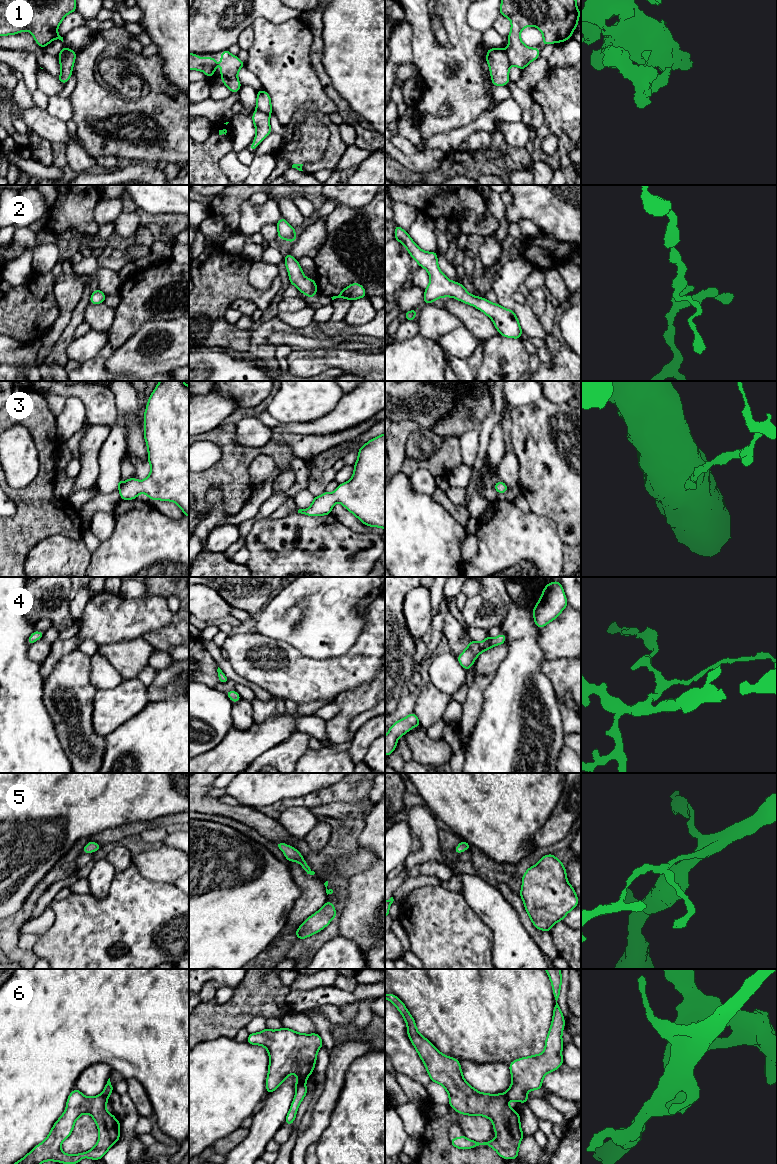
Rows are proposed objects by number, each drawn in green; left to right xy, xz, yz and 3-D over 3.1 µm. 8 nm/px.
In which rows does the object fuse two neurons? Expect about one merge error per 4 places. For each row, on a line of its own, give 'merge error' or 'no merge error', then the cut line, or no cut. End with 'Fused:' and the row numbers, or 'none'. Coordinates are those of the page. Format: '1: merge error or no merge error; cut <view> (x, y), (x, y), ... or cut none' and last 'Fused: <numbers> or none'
1: merge error; cut yz (505, 49), (508, 61), (511, 64)
2: no merge error; cut none
3: no merge error; cut none
4: no merge error; cut none
5: no merge error; cut none
6: merge error; cut xz (304, 1082), (296, 1088)
Fused: 1, 6

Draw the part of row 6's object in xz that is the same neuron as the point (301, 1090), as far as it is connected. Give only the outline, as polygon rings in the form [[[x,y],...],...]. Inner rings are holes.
[[[305,1083],[300,1084],[297,1088],[296,1088],[296,1093],[294,1096],[294,1099],[292,1101],[290,1110],[286,1116],[286,1124],[287,1125],[291,1125],[296,1117],[296,1113],[298,1111],[298,1107],[300,1105],[300,1103],[302,1102],[303,1098],[305,1097],[305,1095],[307,1094],[307,1088]]]

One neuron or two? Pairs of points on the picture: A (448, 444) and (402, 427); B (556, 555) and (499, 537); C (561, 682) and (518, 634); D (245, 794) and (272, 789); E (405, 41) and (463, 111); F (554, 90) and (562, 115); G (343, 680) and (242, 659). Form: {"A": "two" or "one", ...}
{"A": "two", "B": "one", "C": "two", "D": "one", "E": "two", "F": "one", "G": "one"}

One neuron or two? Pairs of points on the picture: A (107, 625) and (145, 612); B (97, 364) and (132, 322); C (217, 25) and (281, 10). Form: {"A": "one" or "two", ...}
{"A": "one", "B": "one", "C": "one"}

